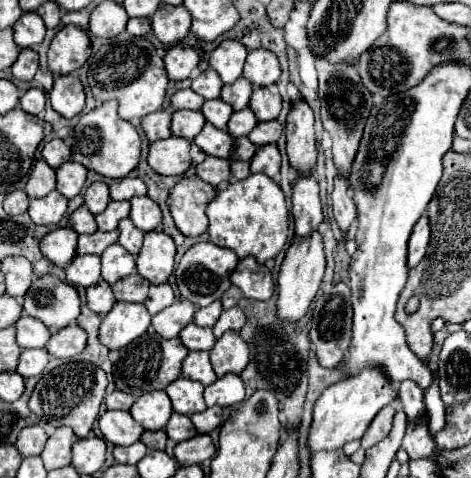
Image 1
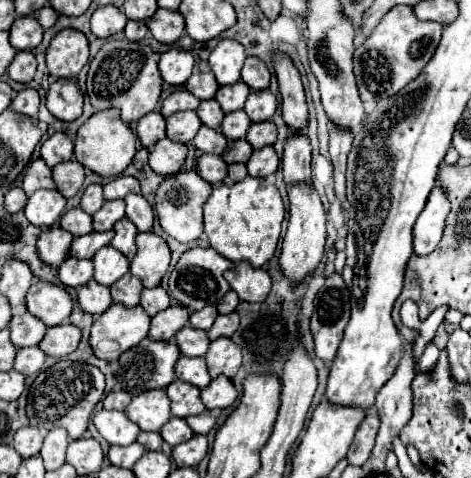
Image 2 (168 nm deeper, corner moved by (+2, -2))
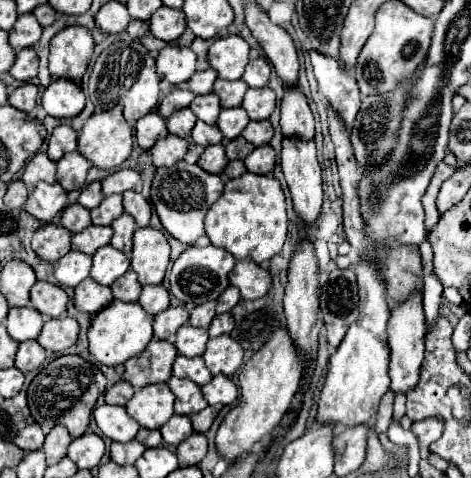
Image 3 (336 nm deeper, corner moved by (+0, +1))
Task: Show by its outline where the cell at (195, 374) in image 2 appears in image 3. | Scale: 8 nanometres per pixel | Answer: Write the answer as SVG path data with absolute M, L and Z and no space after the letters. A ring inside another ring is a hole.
M176 356L174 360L174 368L172 374L178 378L190 378L192 382L204 386L212 380L212 374L208 372L208 368L204 366L202 356L196 358L186 358L186 356Z

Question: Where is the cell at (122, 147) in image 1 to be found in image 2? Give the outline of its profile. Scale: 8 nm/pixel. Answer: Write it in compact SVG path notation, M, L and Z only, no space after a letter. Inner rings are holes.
M106 109L106 111L98 111L94 113L80 129L74 141L74 155L76 159L92 169L94 173L102 175L102 177L114 177L120 175L130 161L134 159L136 153L136 137L132 133L132 129L120 119L120 111L116 109Z

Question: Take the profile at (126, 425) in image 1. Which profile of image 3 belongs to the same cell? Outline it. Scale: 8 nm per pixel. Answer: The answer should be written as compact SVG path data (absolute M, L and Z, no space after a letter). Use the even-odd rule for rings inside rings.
M96 406L94 420L102 434L116 442L130 442L140 430L138 422L126 412L124 406Z

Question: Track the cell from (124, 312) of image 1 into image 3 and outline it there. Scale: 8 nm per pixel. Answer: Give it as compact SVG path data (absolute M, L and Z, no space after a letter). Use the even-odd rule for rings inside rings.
M112 300L102 312L94 316L92 326L88 330L90 354L96 358L96 362L104 366L124 364L128 358L140 354L150 340L152 340L152 316L144 312L144 308L138 302Z

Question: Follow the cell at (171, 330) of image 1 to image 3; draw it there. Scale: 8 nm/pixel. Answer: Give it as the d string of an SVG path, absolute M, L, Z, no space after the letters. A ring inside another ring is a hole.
M184 306L166 308L154 316L154 336L160 340L174 340L176 330L188 322L188 310Z

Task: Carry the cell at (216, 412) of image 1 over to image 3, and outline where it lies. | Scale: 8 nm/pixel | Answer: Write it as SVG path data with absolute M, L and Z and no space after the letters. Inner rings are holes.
M208 406L208 408L204 408L202 412L192 414L190 418L192 418L194 432L208 432L208 428L212 426L212 422L214 422L214 418L216 418L216 408Z

